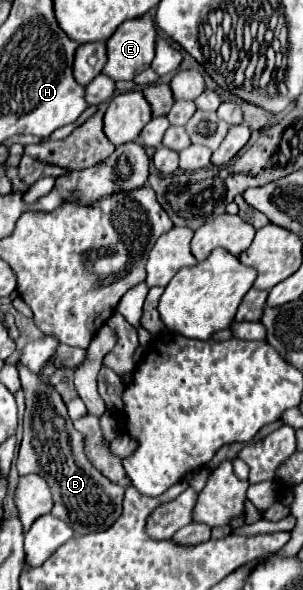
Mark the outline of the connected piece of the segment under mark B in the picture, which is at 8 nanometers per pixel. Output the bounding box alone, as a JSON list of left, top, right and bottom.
[16,364,124,534]

